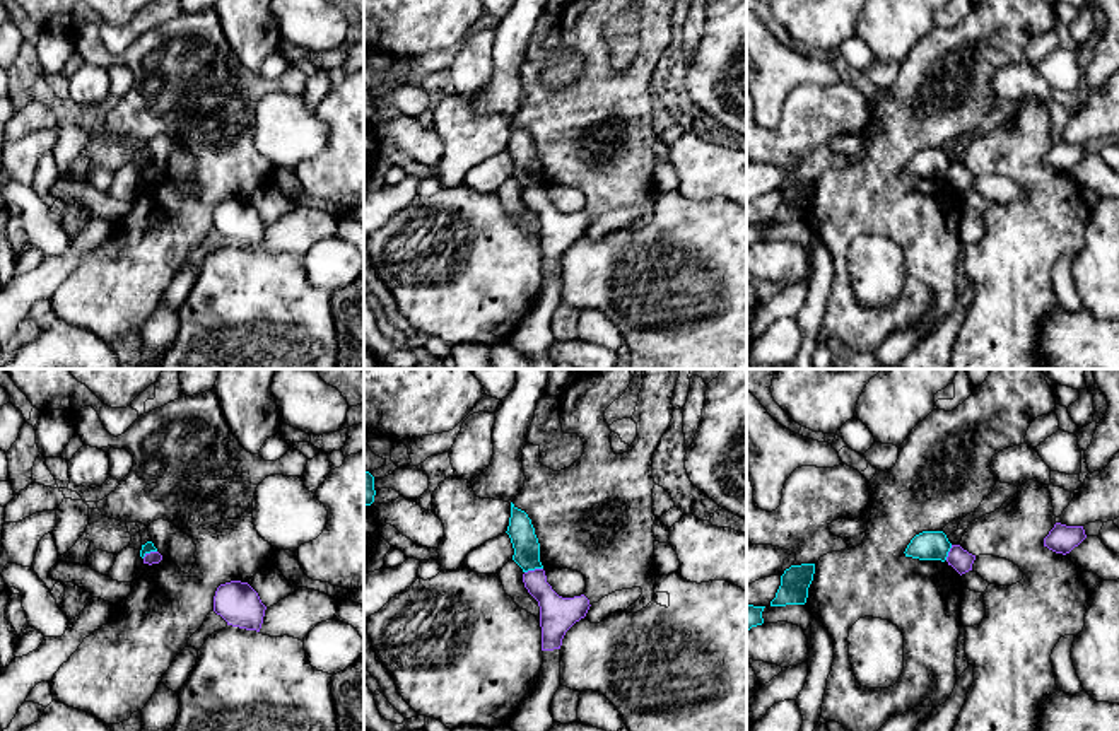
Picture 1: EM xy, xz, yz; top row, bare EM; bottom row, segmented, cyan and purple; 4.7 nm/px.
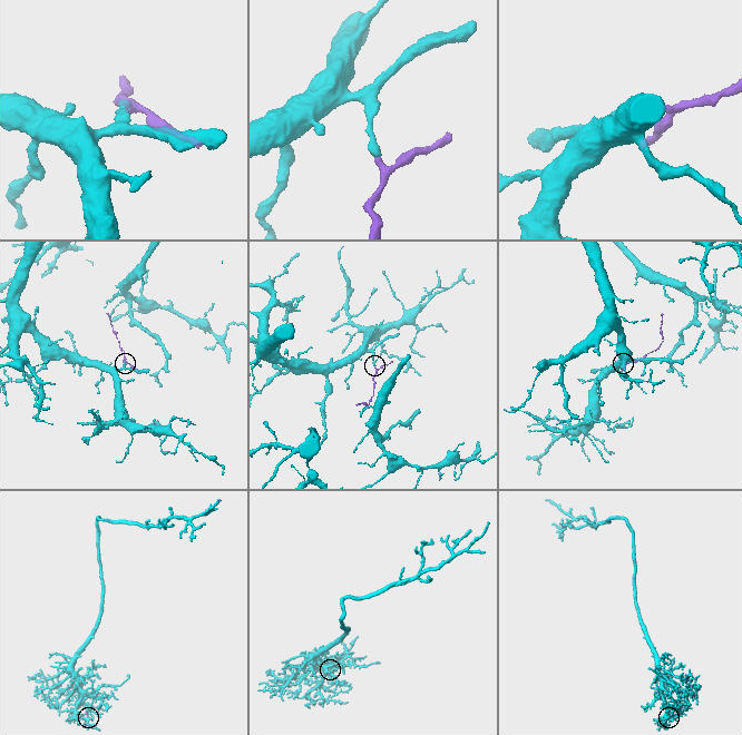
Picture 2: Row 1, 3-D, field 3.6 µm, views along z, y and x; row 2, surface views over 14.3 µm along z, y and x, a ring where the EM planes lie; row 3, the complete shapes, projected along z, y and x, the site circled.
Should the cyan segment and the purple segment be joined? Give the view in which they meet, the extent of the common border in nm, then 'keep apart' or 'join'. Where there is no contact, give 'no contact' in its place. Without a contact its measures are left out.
meets cyan in xz; contact 90 nm long; keep apart

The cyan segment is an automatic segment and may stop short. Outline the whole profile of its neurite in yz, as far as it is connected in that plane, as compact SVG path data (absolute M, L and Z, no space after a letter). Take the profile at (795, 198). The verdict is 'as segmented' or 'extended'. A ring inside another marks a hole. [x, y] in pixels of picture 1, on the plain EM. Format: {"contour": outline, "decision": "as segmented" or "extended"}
{"contour": "M815 181L791 183L786 186L770 224L805 222L813 191Z", "decision": "as segmented"}

